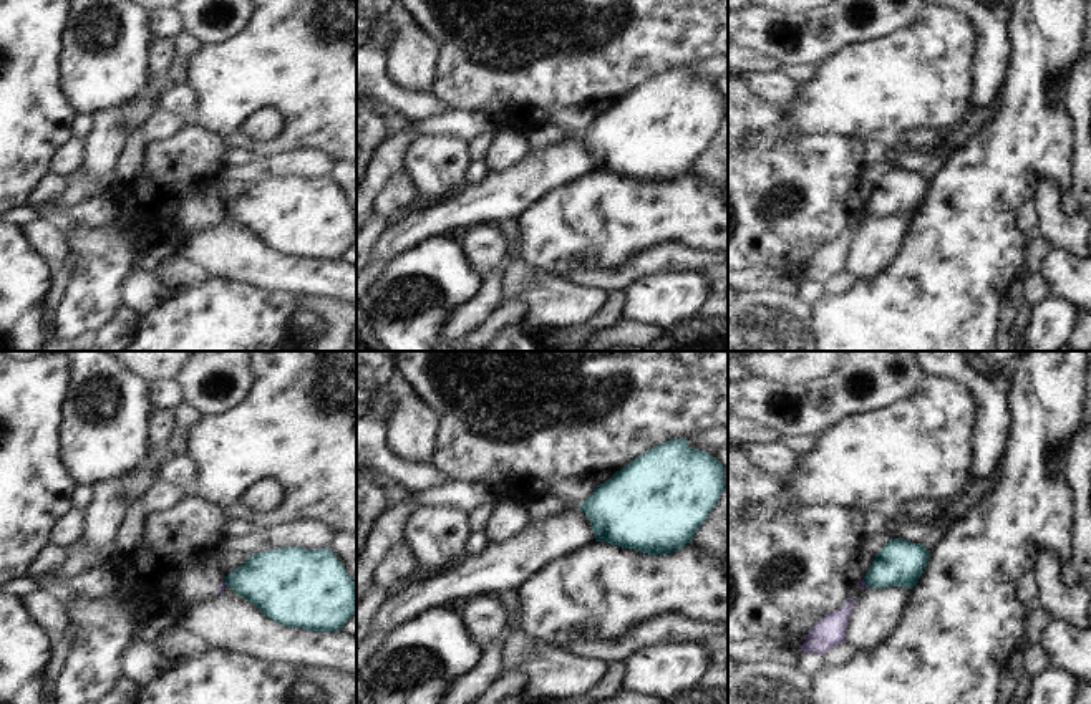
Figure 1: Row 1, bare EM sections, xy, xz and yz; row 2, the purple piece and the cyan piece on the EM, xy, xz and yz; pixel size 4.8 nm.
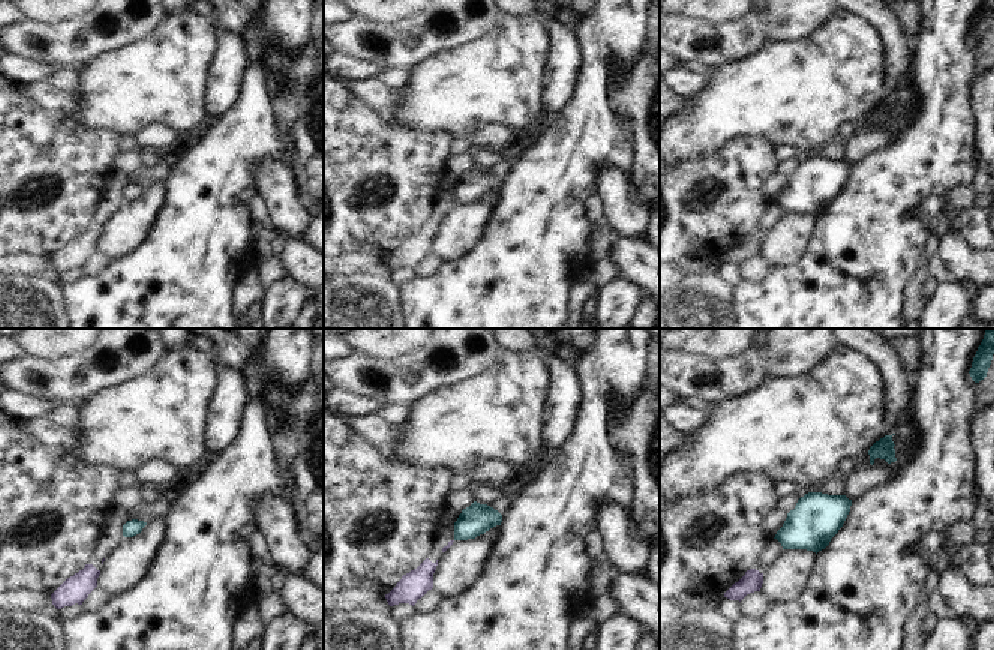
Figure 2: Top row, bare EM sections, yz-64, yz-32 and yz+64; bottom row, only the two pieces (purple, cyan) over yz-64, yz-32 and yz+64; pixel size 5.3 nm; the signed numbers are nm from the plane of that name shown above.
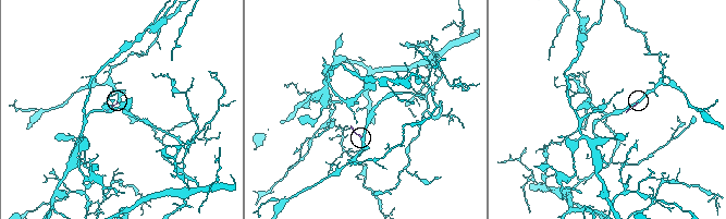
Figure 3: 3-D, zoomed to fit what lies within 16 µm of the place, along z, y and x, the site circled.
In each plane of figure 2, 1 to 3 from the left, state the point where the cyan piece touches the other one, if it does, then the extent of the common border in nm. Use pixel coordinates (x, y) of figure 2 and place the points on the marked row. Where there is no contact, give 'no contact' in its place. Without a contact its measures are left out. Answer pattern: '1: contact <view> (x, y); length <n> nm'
1: no contact
2: no contact
3: no contact

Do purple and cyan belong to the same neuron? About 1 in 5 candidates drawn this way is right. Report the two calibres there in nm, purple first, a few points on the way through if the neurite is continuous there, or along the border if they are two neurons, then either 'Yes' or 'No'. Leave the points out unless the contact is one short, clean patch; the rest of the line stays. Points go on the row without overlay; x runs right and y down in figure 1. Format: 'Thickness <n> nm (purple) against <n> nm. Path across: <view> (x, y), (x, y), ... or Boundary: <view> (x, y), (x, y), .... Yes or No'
Thickness 40 nm (purple) against 220 nm. Boundary: yz (863, 209), (867, 216). No.

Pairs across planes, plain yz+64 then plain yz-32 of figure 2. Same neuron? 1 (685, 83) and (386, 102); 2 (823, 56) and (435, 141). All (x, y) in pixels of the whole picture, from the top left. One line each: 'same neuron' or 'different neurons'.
1: same neuron
2: different neurons

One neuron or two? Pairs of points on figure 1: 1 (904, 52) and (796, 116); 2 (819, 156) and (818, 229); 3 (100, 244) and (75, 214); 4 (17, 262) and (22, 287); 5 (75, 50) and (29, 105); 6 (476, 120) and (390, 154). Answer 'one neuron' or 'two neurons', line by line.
1: one neuron
2: one neuron
3: two neurons
4: one neuron
5: two neurons
6: one neuron

